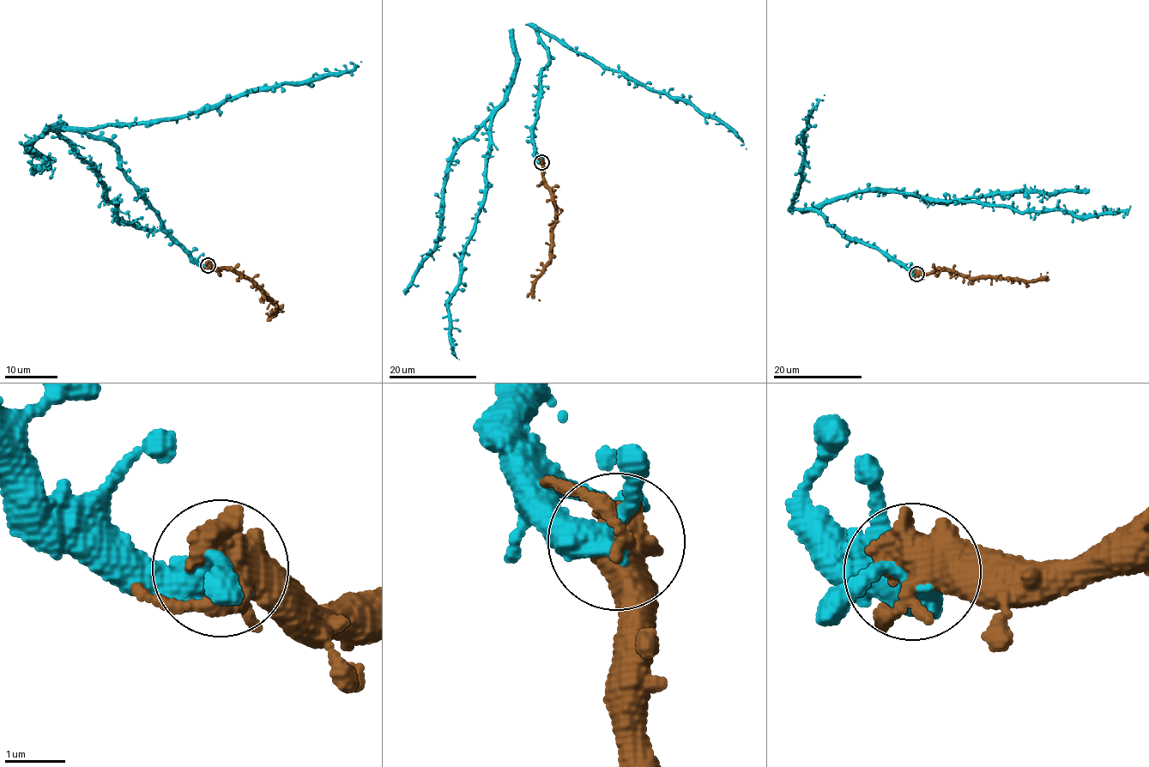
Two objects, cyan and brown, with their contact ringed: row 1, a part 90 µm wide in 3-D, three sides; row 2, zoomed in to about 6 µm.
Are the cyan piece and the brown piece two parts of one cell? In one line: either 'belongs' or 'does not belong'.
belongs

